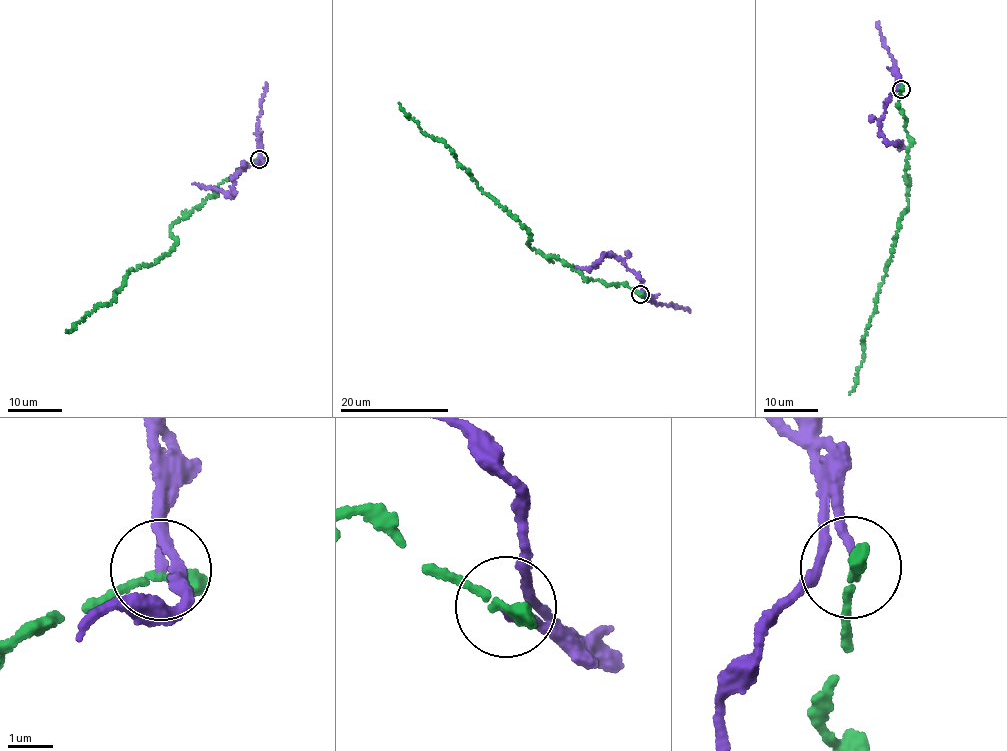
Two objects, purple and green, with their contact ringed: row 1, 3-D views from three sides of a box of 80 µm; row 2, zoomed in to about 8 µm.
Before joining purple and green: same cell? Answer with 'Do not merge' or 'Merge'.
Do not merge

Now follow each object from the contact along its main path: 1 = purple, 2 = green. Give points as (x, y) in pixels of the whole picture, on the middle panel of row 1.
1: (640, 293), (643, 291), (639, 276), (611, 254), (602, 256), (588, 270), (574, 266)
2: (640, 293), (623, 283), (609, 286), (584, 277), (531, 248), (522, 224), (398, 104)

